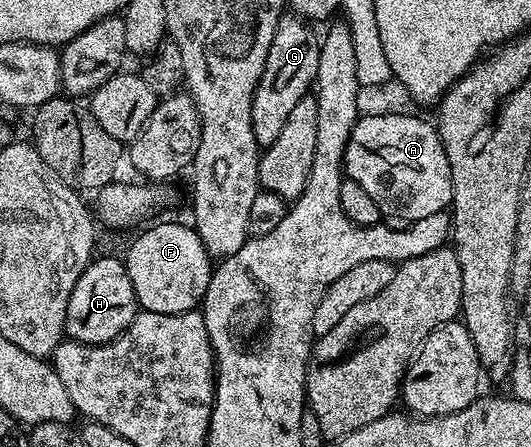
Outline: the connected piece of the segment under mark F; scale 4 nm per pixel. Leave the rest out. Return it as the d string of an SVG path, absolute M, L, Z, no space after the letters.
M156 224L153 228L145 227L145 232L128 248L126 263L130 286L134 286L136 303L145 312L178 314L193 311L203 301L210 286L213 257L208 255L195 227L185 224Z

